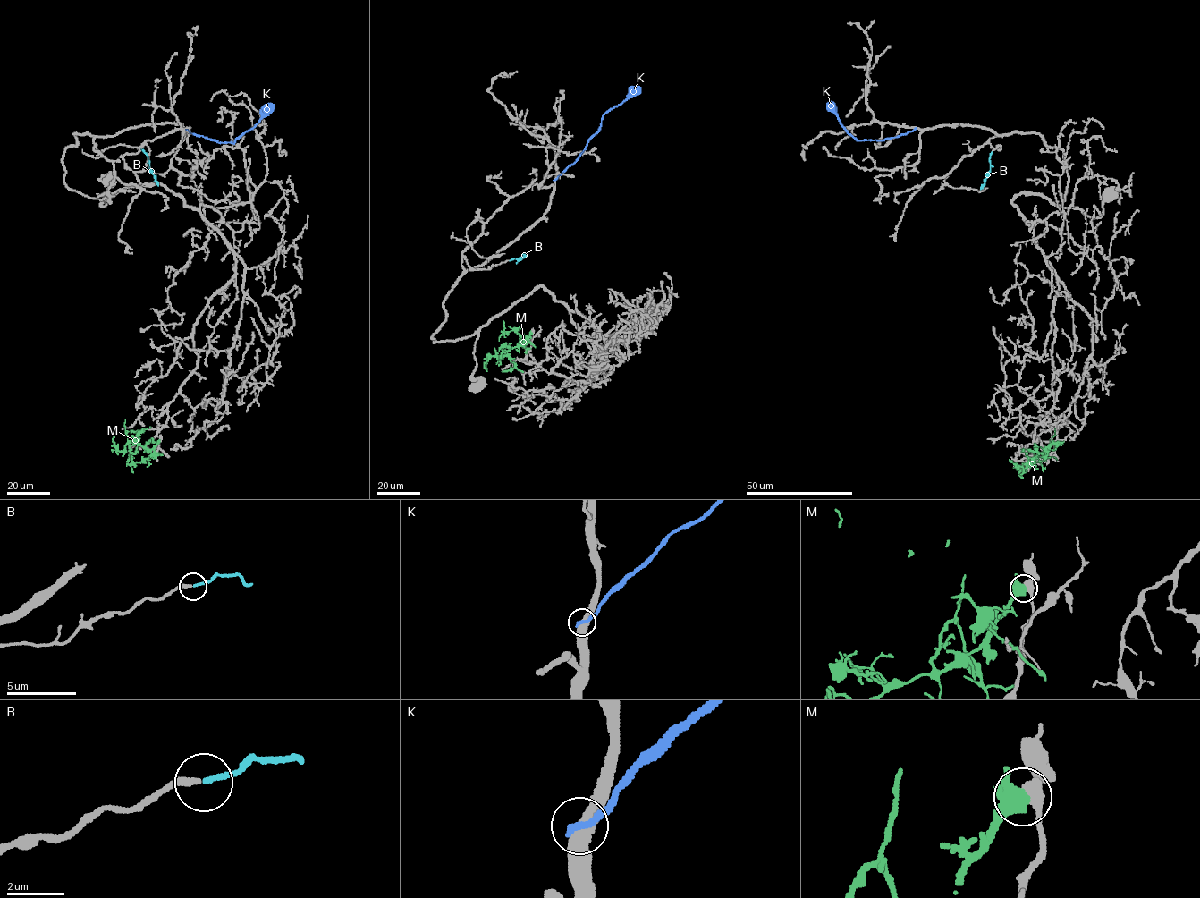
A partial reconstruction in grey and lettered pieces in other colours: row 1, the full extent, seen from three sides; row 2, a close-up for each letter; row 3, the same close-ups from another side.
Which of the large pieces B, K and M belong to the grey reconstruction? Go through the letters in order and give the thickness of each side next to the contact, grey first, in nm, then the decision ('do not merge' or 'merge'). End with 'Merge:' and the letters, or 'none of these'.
B: 220/190 nm | merge
K: 500/300 nm | do not merge
M: 400/550 nm | do not merge
Merge: B

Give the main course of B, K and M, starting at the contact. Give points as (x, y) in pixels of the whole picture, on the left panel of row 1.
B: (140, 149), (147, 155), (149, 171), (158, 185)
K: (187, 130), (217, 142), (233, 143), (255, 125), (273, 104)
M: (159, 441), (151, 449), (130, 442), (120, 452), (114, 436)

